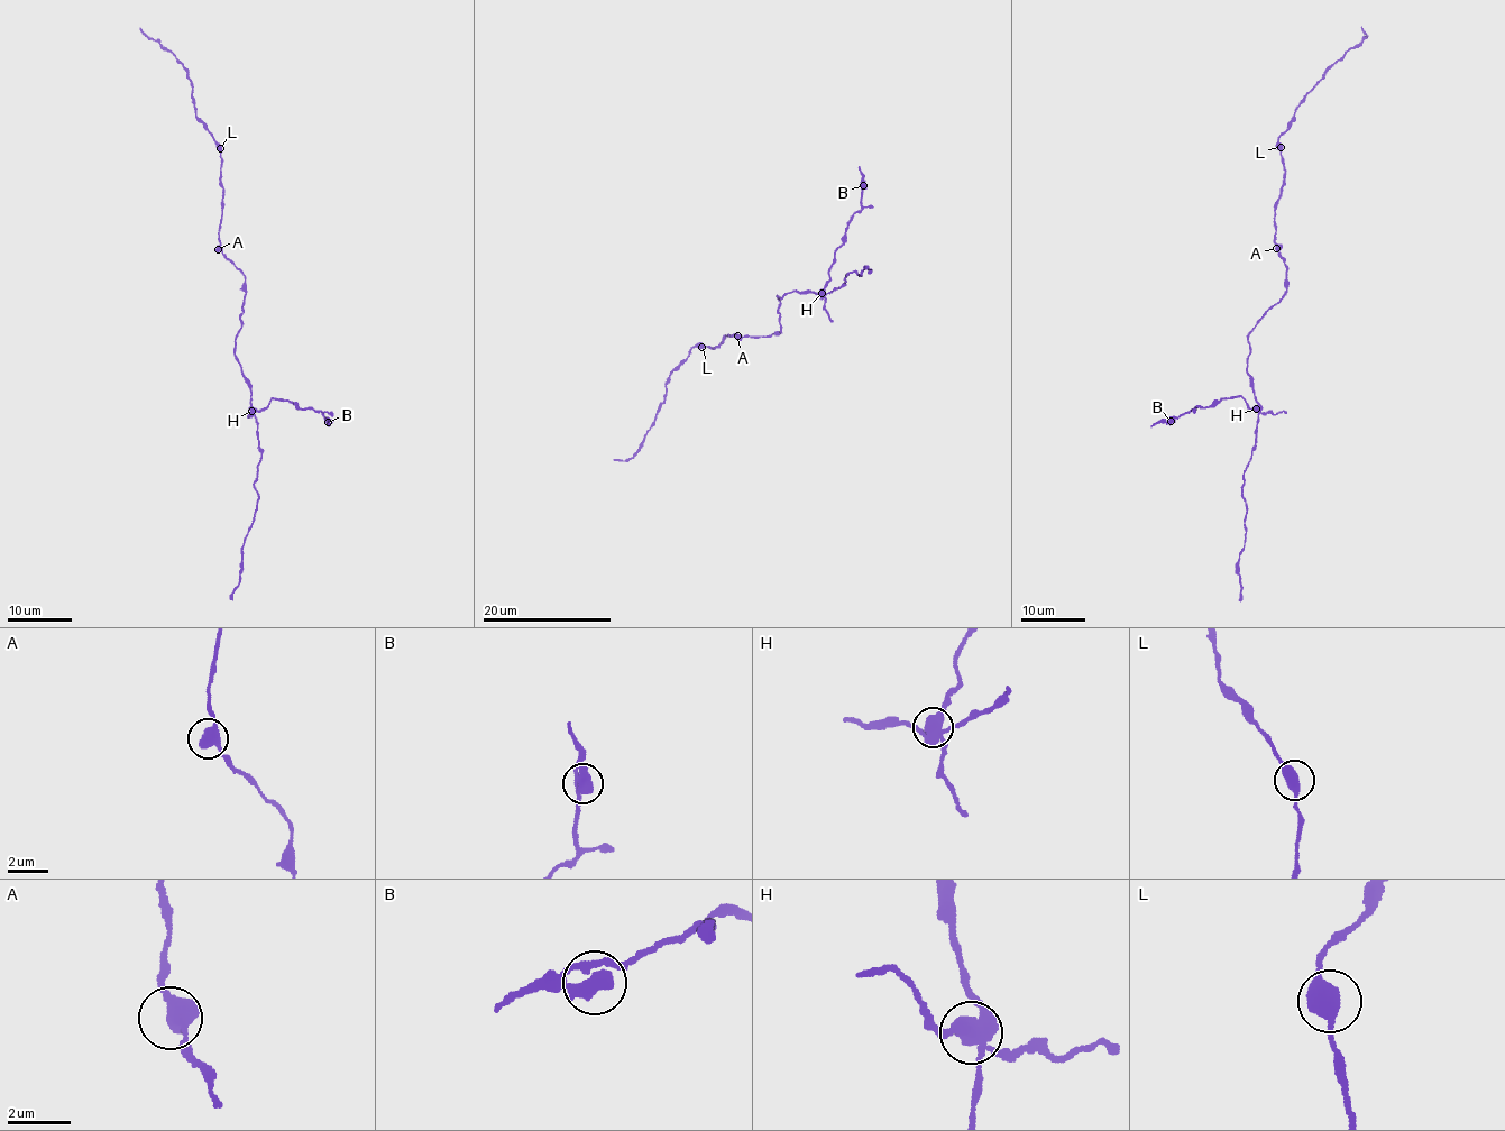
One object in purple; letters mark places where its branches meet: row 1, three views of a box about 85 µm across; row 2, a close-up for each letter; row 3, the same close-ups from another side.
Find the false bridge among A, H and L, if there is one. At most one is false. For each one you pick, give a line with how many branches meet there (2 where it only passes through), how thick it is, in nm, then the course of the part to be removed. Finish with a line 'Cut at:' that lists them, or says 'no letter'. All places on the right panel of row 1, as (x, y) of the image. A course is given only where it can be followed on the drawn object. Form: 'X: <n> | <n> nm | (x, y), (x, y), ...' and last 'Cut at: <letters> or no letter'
H: 4 | 480 nm | (1257, 410), (1248, 408), (1241, 396), (1235, 396), (1161, 419), (1150, 428)
Cut at: H

